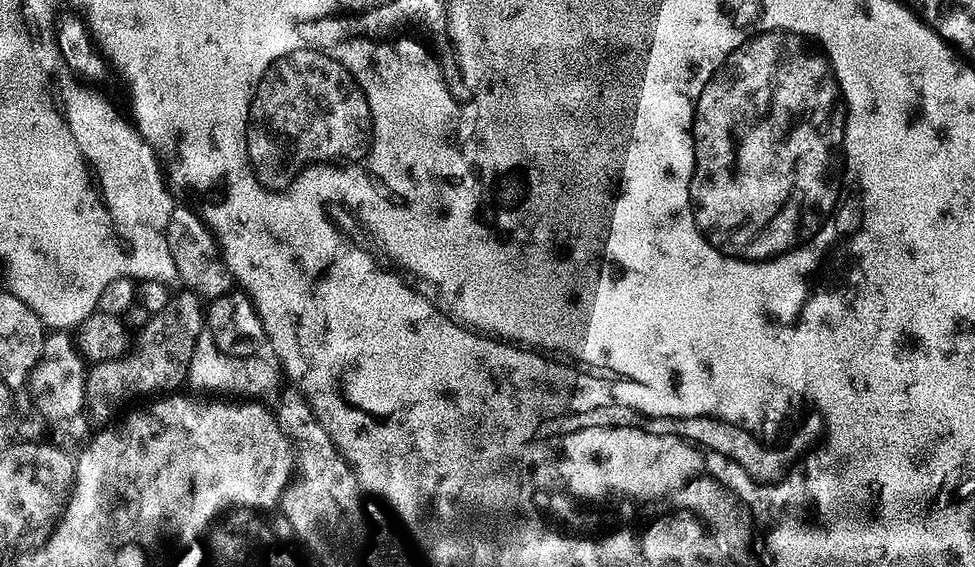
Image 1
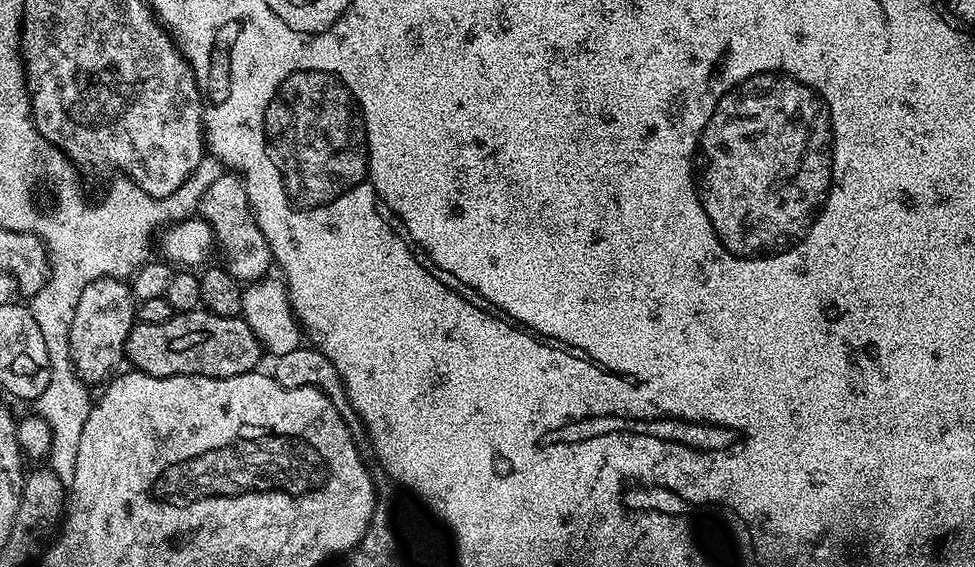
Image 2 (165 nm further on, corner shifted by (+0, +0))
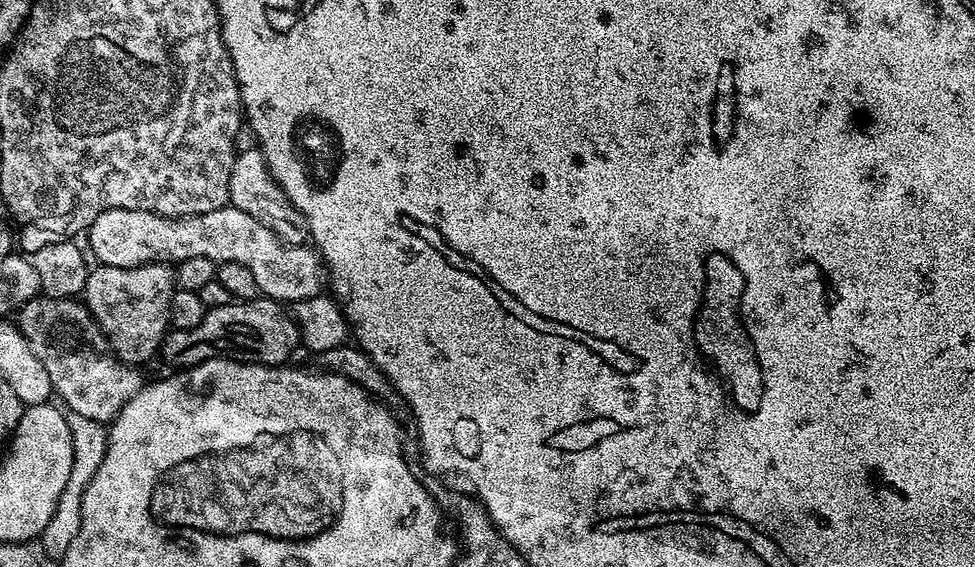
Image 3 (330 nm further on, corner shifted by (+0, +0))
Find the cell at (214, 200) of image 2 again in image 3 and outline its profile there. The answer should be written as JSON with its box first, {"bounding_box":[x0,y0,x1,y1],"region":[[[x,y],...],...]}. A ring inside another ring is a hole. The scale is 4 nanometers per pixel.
{"bounding_box":[228,146,309,244],"region":[[[251,146],[243,152],[237,151],[236,161],[228,183],[228,204],[242,210],[242,214],[250,214],[250,218],[258,218],[266,230],[274,233],[285,244],[304,244],[309,239],[308,226],[301,218],[298,209],[292,205],[290,198],[278,186],[278,182],[268,172],[266,158],[259,147]]]}

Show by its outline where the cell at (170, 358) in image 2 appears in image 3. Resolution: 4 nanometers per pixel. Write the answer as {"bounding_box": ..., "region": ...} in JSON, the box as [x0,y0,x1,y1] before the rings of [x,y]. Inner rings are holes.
{"bounding_box":[159,298,301,370],"region":[[[257,298],[243,302],[233,302],[226,306],[209,308],[204,313],[202,322],[198,326],[190,326],[190,330],[172,330],[164,337],[160,343],[159,355],[164,356],[164,360],[176,370],[192,368],[195,364],[201,364],[207,360],[239,360],[241,364],[265,364],[267,368],[284,366],[289,363],[288,355],[295,350],[296,344],[301,343],[300,330],[296,326],[296,321],[291,315],[284,313],[283,303],[269,300],[267,298]]]}

